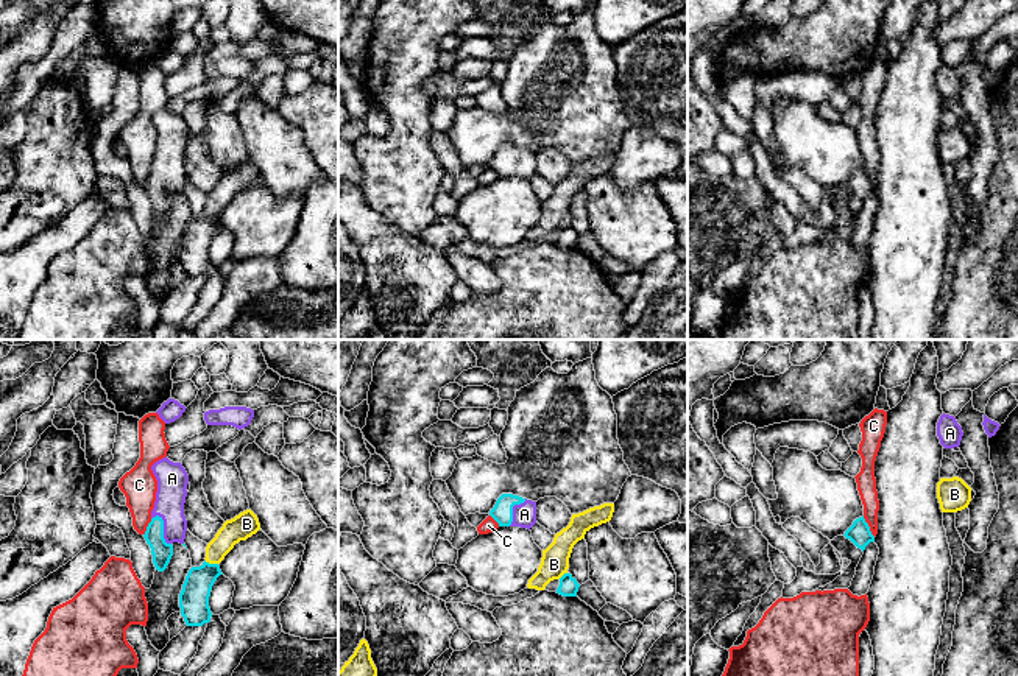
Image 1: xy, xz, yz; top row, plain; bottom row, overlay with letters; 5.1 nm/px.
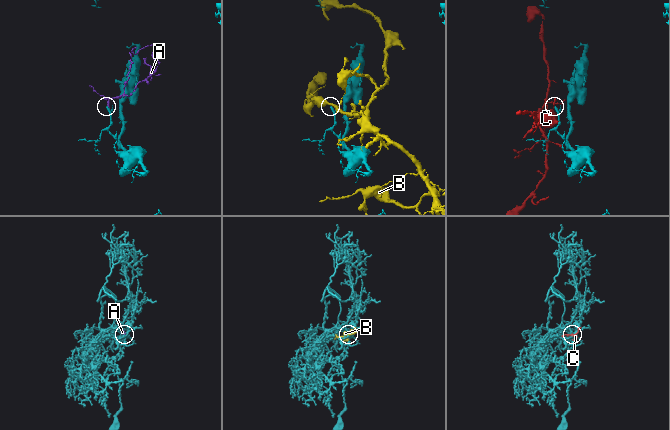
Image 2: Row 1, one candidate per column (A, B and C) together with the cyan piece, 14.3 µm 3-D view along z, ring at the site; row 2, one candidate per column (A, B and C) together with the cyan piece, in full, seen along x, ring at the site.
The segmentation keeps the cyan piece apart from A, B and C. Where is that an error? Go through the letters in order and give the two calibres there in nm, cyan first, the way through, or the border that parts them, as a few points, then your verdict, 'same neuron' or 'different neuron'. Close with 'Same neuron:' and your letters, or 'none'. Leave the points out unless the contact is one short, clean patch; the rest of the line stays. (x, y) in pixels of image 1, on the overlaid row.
A: 110/160 nm | across xy (162, 552), (162, 528), (172, 482) | same neuron
B: 160/130 nm | along xy (205, 561), (217, 564) | different neuron
C: 120/100 nm | different neuron
Same neuron: A

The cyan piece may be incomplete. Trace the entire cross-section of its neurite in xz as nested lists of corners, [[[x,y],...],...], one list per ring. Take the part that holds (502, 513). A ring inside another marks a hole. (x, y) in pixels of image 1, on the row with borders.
[[[502,494],[490,516],[499,526],[521,526],[530,530],[536,523],[536,502],[513,494]]]

